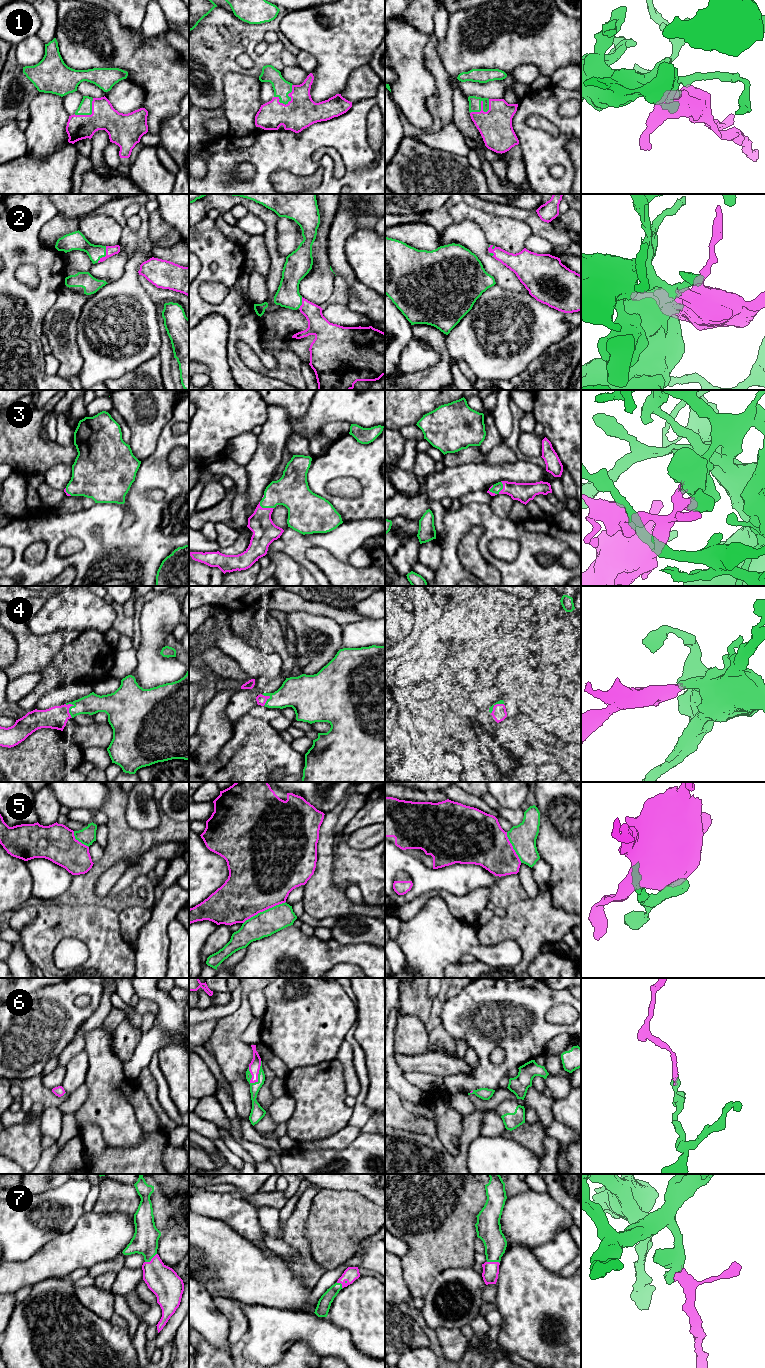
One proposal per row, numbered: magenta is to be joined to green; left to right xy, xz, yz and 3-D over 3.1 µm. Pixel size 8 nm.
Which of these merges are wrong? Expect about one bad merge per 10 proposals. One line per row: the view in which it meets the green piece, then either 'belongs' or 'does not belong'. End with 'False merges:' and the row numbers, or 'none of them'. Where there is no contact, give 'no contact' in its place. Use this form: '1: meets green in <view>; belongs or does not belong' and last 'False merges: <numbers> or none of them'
1: meets green in yz; belongs
2: meets green in xy; belongs
3: meets green in xz; belongs
4: meets green in xy; belongs
5: meets green in xz; belongs
6: meets green in xz; belongs
7: meets green in xy; belongs
False merges: none of them

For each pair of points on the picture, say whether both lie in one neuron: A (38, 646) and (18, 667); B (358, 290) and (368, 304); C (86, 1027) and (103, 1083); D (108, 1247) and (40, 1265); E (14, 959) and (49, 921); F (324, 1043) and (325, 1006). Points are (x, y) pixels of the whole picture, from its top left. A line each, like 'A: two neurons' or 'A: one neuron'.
A: one neuron
B: one neuron
C: two neurons
D: one neuron
E: two neurons
F: one neuron

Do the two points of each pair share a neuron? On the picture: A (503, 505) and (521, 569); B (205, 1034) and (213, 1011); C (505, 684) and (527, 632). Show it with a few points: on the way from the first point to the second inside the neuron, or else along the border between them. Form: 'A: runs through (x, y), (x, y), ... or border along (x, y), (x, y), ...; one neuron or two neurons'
A: border along (489, 504), (490, 508), (497, 515), (509, 517); two neurons
B: border along (217, 1019), (207, 1019), (199, 1023); two neurons
C: border along (521, 659), (504, 667), (497, 676); two neurons

